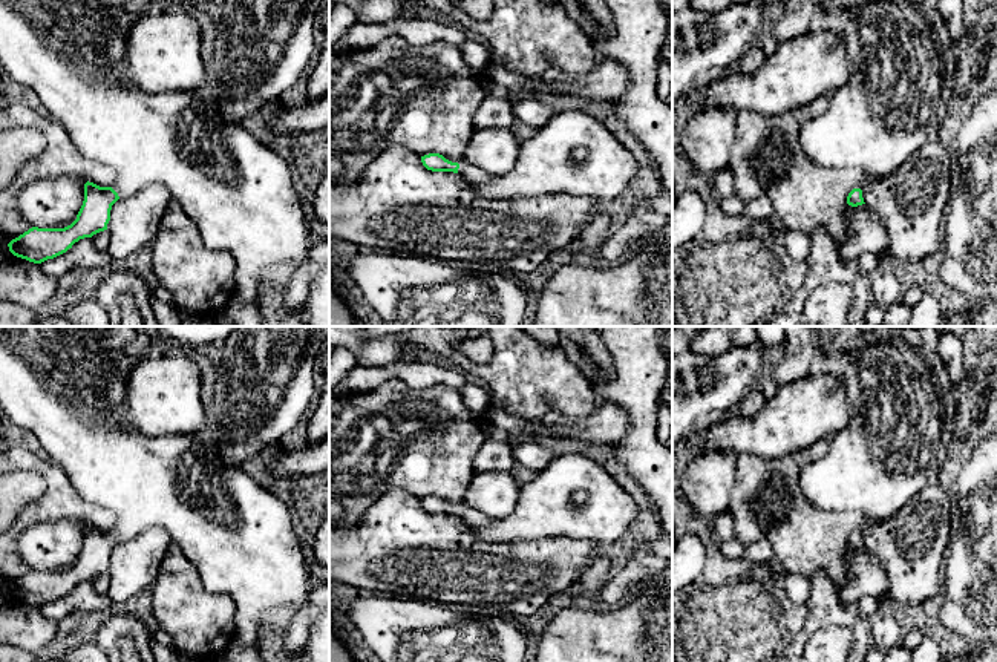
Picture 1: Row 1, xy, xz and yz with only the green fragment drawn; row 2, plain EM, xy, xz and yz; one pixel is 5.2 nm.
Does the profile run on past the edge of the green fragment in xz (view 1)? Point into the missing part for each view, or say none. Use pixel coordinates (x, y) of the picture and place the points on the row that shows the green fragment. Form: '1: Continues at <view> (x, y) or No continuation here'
1: Continues at xz (575, 154)

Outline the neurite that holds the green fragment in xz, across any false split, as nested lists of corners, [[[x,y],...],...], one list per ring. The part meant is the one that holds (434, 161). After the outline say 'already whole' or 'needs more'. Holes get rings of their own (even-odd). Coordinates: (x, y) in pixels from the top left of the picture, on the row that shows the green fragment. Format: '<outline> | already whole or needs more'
[[[583,110],[554,113],[545,127],[519,143],[516,162],[504,175],[487,173],[467,161],[452,162],[440,153],[424,155],[421,162],[432,172],[459,173],[469,187],[482,198],[505,201],[559,195],[611,201],[628,195],[629,184],[640,169],[633,153],[606,126]]] | needs more

